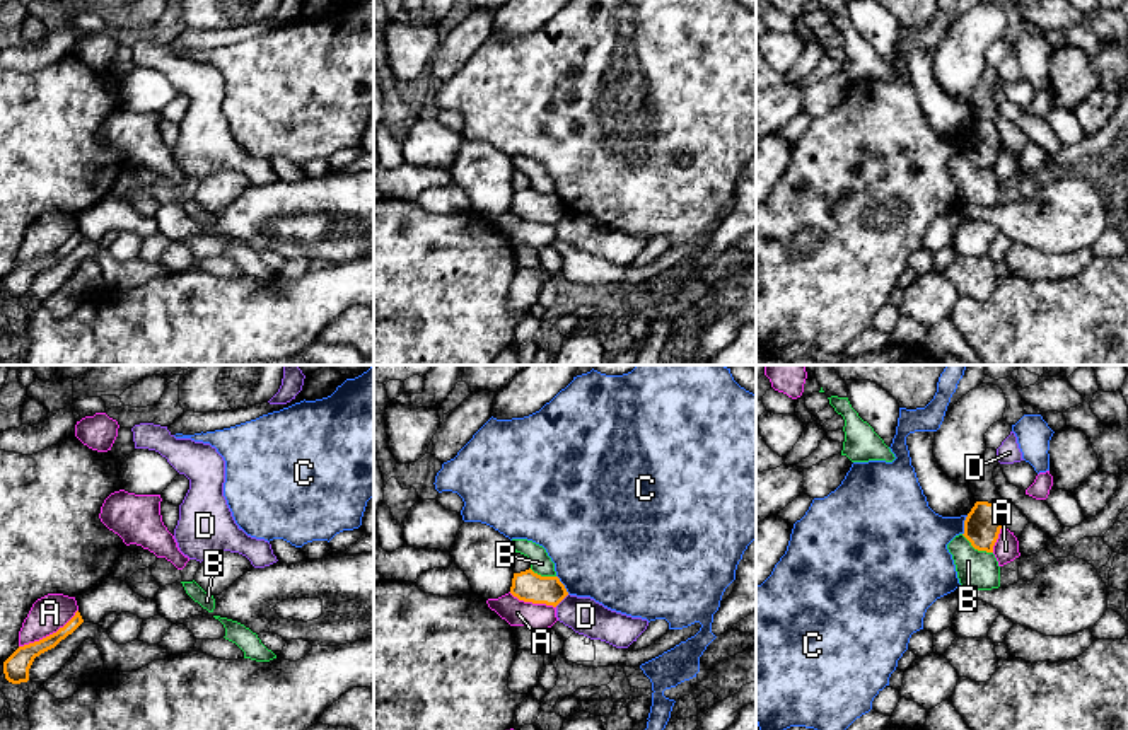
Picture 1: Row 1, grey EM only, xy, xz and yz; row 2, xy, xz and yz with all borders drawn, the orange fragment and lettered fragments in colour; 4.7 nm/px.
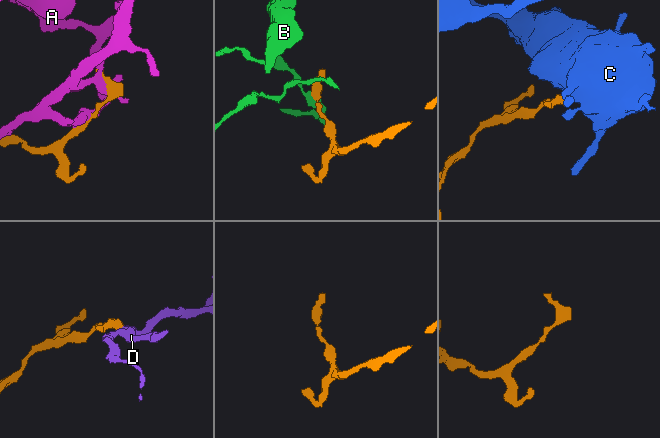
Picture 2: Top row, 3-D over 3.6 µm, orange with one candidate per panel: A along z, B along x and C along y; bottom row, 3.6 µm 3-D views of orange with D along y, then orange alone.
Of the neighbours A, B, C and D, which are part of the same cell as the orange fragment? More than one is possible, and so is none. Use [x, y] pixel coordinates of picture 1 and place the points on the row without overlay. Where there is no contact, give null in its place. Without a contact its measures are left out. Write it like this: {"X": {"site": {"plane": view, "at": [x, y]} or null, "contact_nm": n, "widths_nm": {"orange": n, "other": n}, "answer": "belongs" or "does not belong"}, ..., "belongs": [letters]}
{"A": {"site": {"plane": "xy", "at": [50, 253]}, "contact_nm": 340, "widths_nm": {"orange": 120, "other": 170}, "answer": "does not belong"}, "B": {"site": {"plane": "yz", "at": [976, 166]}, "contact_nm": 180, "widths_nm": {"orange": 170, "other": 190}, "answer": "does not belong"}, "C": {"site": {"plane": "yz", "at": [965, 144]}, "contact_nm": 100, "widths_nm": {"orange": 170, "other": 320}, "answer": "does not belong"}, "D": {"site": {"plane": "xz", "at": [562, 217]}, "contact_nm": 90, "widths_nm": {"orange": 140, "other": 170}, "answer": "does not belong"}, "belongs": []}

